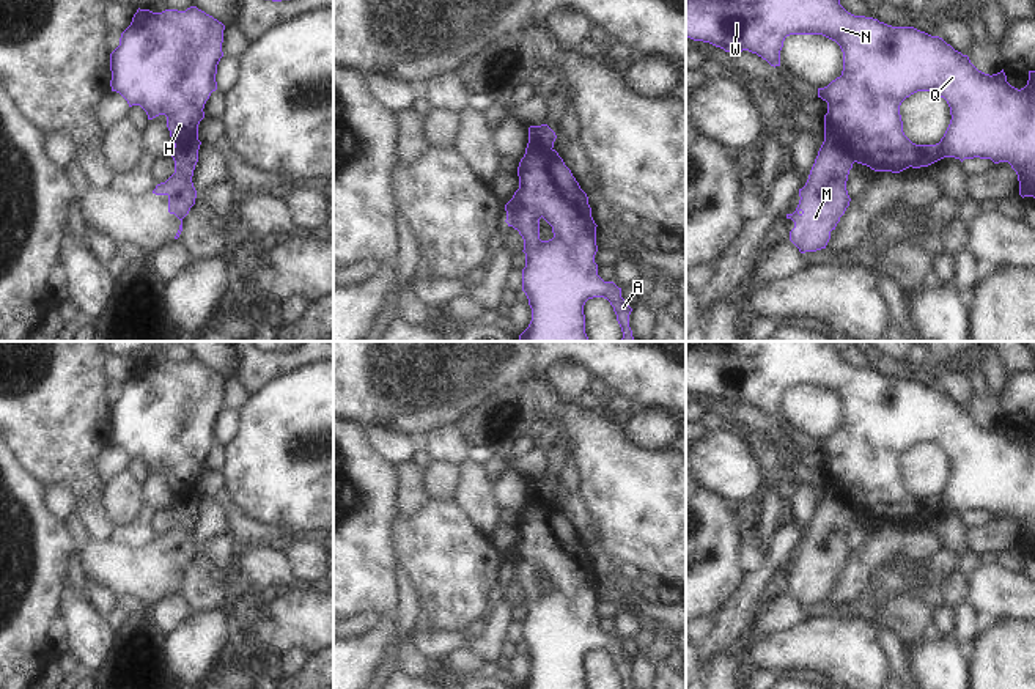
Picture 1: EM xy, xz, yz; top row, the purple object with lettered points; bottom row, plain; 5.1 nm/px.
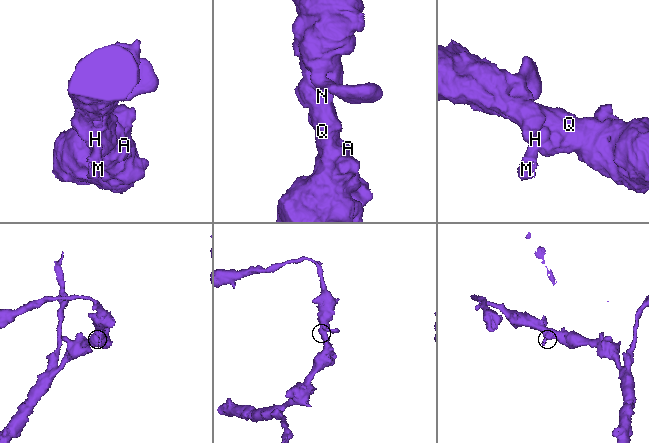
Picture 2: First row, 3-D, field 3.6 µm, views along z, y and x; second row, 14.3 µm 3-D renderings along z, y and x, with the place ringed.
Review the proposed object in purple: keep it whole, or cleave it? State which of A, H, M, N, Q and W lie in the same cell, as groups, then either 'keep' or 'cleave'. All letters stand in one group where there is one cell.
A H N Q W / M | cleave

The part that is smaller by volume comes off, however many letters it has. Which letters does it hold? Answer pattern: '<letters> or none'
M

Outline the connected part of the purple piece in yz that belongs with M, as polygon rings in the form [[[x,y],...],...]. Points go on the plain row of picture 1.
[[[824,488],[808,532],[799,541],[799,557],[793,566],[786,566],[794,574],[790,593],[801,606],[826,601],[831,584],[851,554],[846,533],[853,516],[848,499]]]

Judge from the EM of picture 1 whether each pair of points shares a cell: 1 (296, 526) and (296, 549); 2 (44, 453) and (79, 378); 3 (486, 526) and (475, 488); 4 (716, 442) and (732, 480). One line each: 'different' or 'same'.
1: different
2: same
3: same
4: same

